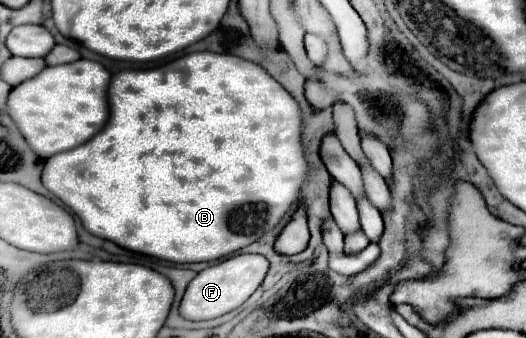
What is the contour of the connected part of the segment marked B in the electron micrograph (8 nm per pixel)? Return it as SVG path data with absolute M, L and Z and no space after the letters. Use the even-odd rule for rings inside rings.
M200 51L200 53L188 53L166 67L148 69L148 71L120 71L110 81L108 107L110 107L110 117L108 117L104 129L98 131L84 145L64 151L64 153L56 153L50 159L46 159L44 173L42 173L44 187L52 195L56 195L66 207L70 207L80 217L84 229L92 235L110 239L124 249L130 249L130 251L136 251L142 255L150 255L156 259L172 261L172 263L214 261L214 259L220 259L232 251L238 251L238 249L258 241L266 231L276 227L280 217L300 197L300 189L302 189L302 183L306 181L306 173L308 173L308 163L304 159L304 147L300 141L300 133L302 133L300 107L278 81L274 81L260 65L256 65L252 61L246 61L242 57L228 55L228 53ZM238 205L252 205L252 207L250 207L250 211L244 213L246 219L244 219L242 231L236 233L228 225L228 217L234 209L238 209Z

